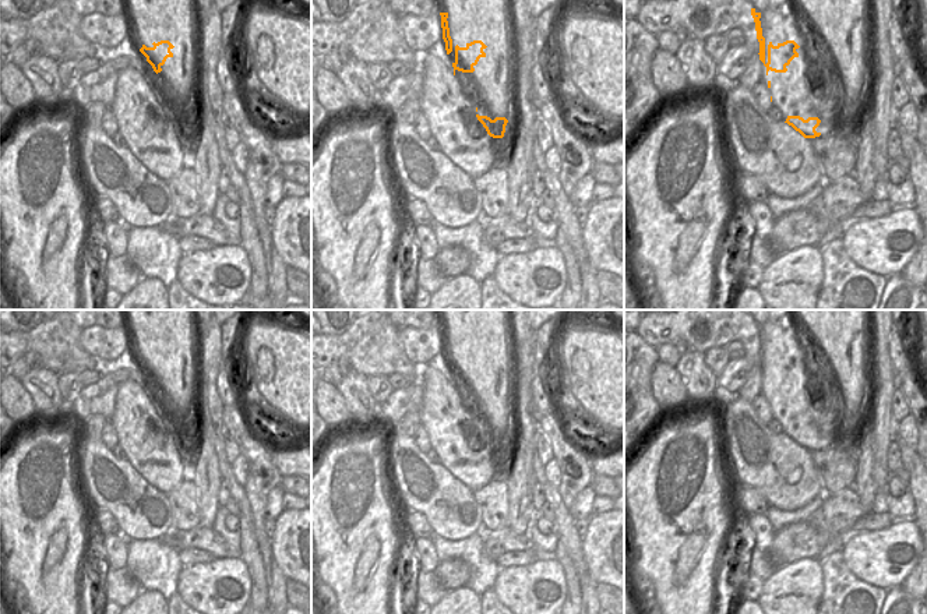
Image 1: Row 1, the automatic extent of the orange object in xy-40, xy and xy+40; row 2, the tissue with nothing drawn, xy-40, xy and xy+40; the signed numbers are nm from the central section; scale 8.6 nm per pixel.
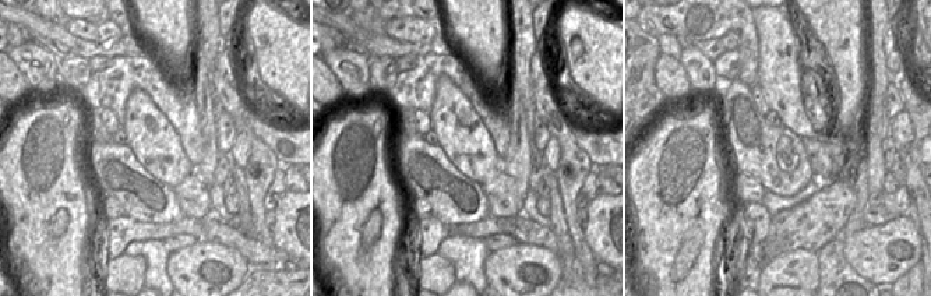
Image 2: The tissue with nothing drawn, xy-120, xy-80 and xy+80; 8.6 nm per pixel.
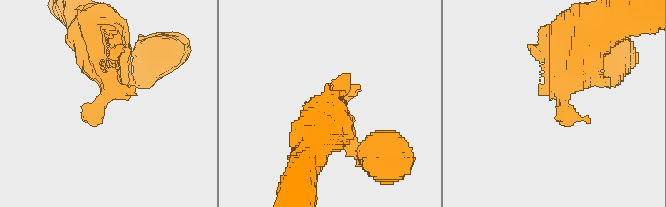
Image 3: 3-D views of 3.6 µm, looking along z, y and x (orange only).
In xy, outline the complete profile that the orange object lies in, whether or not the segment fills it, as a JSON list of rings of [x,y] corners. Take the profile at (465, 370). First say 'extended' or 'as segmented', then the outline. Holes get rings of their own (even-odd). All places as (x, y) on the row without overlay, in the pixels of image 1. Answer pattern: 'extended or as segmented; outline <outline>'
extended; outline [[[440,325],[440,328],[447,364],[440,366],[437,361],[433,361],[429,366],[419,367],[422,385],[424,388],[422,410],[419,413],[420,424],[424,424],[427,419],[431,419],[433,423],[444,431],[444,438],[448,447],[457,455],[452,462],[447,458],[447,470],[450,470],[452,476],[462,481],[468,488],[477,491],[498,476],[491,467],[489,451],[503,451],[508,433],[505,430],[496,430],[491,433],[487,428],[479,428],[476,426],[477,420],[472,406],[461,398],[455,389],[455,384],[473,385],[473,380],[477,377],[479,371],[486,370],[483,363],[487,359],[482,353],[473,353],[466,356],[465,360],[459,360],[458,357],[454,360],[447,334],[448,325]]]

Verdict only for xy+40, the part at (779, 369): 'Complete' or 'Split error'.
Split error.

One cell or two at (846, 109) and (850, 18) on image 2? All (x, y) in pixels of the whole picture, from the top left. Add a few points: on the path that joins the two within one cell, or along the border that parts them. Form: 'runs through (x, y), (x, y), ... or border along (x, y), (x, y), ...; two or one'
border along (840, 14), (847, 34), (861, 38); two

